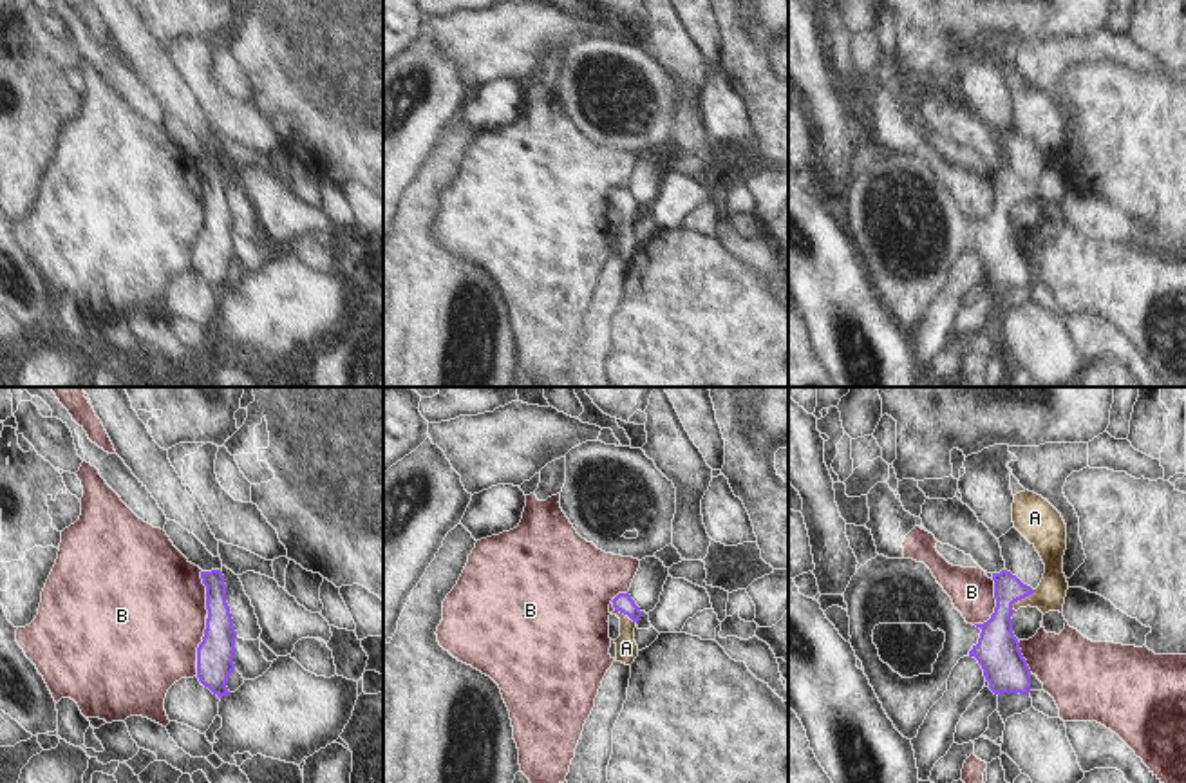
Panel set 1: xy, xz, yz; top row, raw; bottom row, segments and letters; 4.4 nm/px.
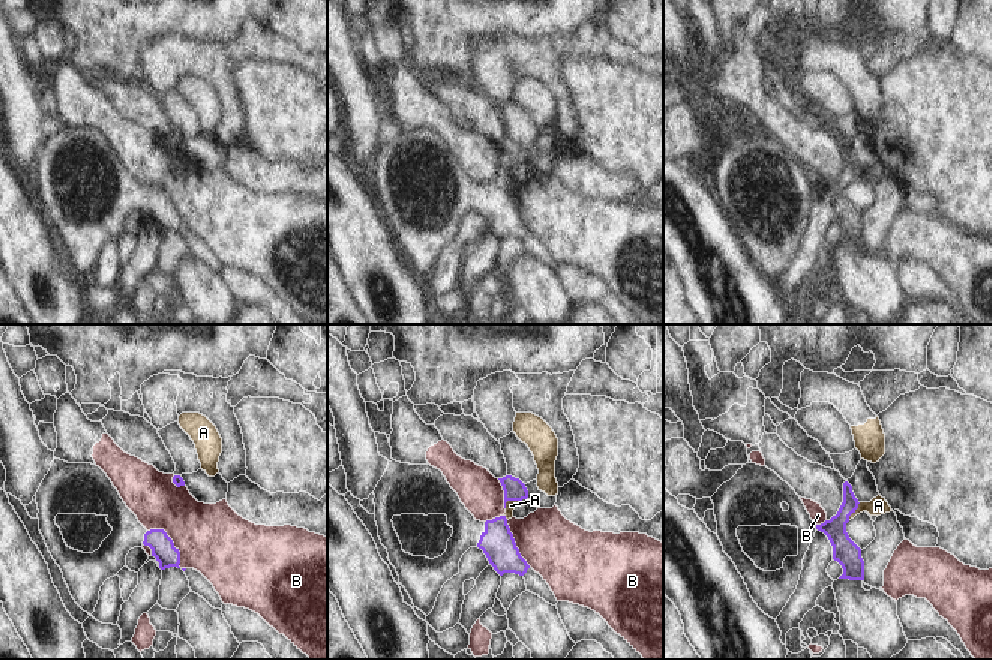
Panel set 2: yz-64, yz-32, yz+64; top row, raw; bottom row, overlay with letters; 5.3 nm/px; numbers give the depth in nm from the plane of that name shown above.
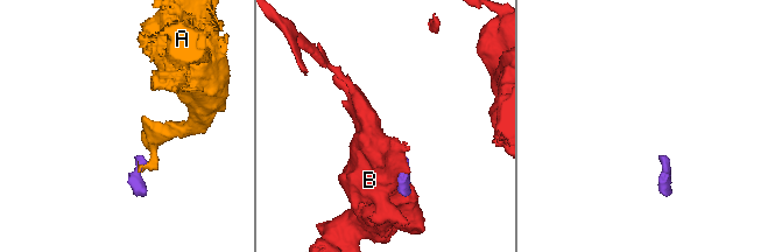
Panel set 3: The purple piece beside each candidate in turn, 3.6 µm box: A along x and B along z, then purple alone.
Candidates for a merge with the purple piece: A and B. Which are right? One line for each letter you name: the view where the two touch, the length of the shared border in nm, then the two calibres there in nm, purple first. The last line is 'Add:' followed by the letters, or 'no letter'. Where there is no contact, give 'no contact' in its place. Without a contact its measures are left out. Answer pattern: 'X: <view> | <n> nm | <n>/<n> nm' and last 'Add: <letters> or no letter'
A: xz | 150 nm | 90/100 nm
Add: A

